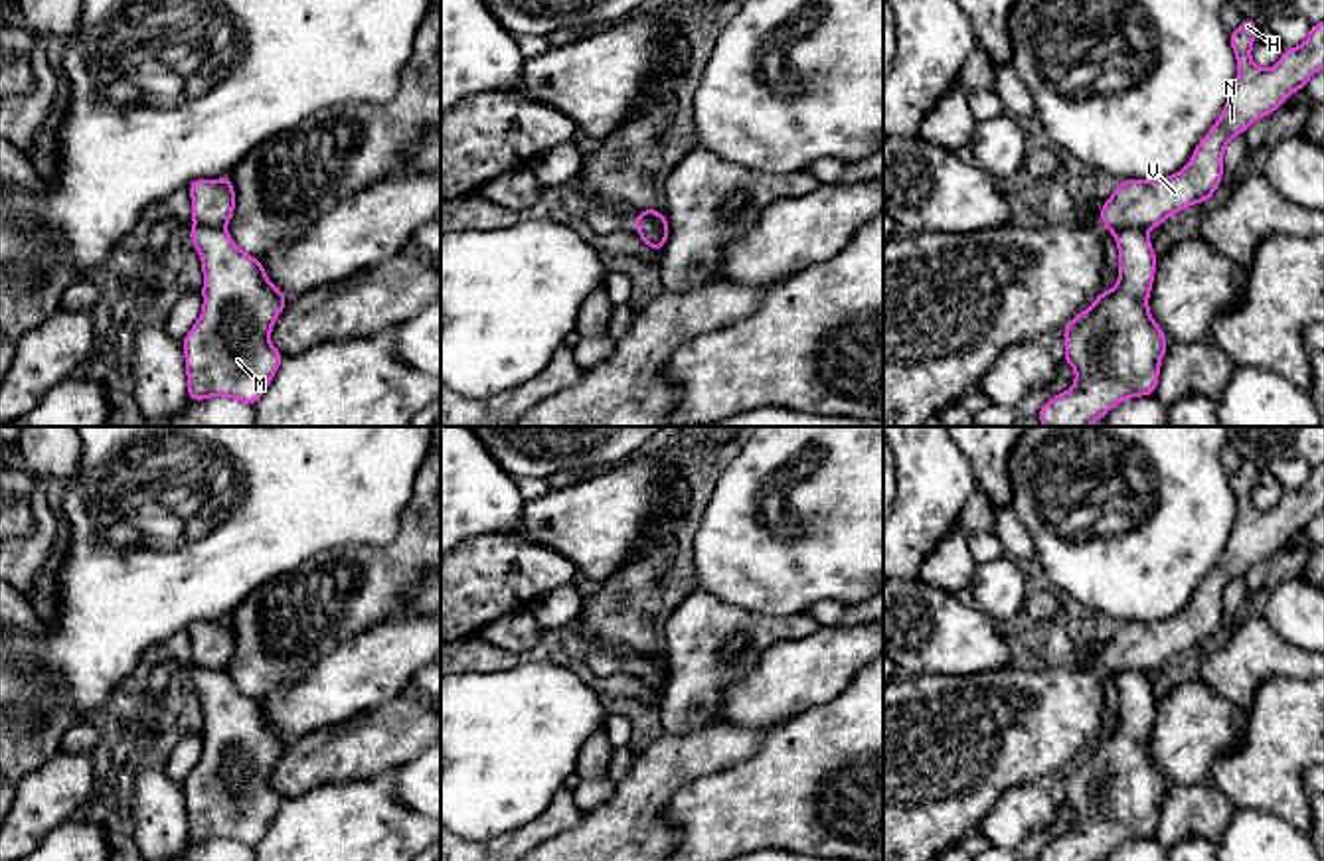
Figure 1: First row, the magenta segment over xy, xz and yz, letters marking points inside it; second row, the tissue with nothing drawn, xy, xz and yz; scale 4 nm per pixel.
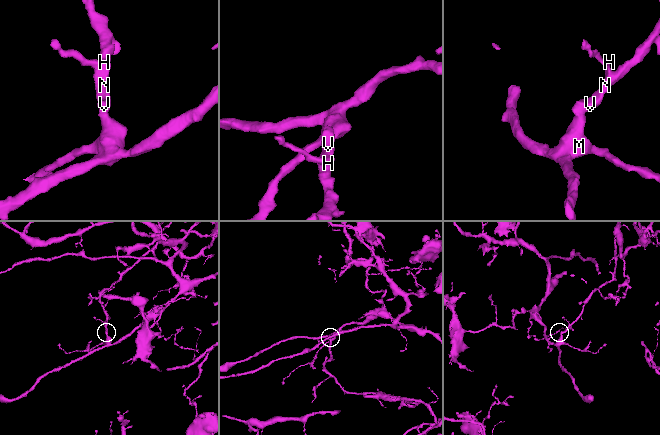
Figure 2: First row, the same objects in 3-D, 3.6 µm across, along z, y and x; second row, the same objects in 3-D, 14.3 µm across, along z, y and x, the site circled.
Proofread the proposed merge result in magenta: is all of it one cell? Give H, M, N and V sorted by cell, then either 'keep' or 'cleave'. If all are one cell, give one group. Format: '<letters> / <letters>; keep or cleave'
H N V / M; cleave

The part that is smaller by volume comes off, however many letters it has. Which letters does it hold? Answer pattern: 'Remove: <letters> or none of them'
Remove: H, N, V

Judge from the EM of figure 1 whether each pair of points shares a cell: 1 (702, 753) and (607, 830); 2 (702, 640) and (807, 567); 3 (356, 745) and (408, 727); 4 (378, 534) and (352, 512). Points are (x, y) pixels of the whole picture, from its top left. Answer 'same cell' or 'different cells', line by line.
1: same cell
2: different cells
3: same cell
4: same cell

